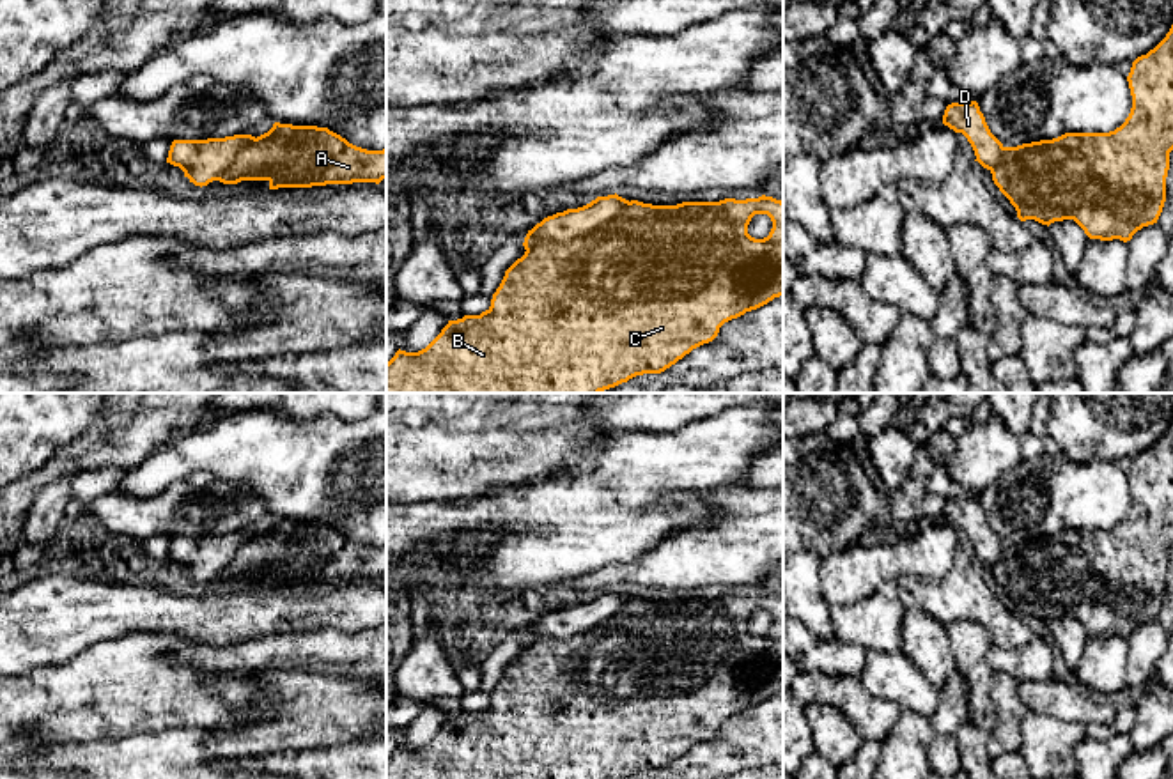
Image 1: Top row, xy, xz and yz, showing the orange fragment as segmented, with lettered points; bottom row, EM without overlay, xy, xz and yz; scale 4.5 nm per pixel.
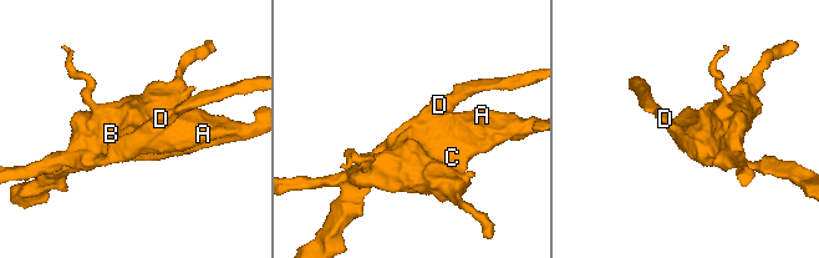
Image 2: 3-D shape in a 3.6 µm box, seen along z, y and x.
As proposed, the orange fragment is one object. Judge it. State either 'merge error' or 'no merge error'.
merge error

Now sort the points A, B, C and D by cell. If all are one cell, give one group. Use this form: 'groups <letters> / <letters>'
groups A B C / D

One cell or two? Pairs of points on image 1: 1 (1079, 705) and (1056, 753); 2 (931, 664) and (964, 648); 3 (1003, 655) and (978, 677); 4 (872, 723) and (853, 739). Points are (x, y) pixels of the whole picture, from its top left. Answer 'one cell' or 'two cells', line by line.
1: two cells
2: two cells
3: two cells
4: two cells

